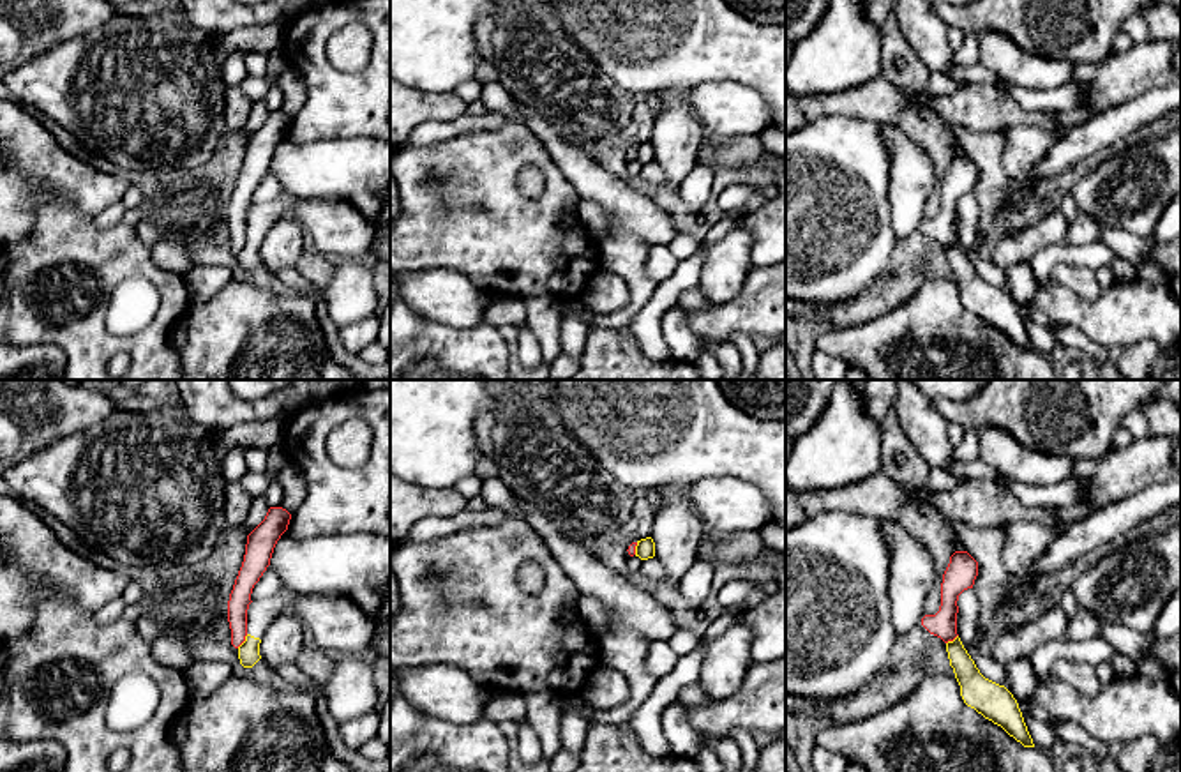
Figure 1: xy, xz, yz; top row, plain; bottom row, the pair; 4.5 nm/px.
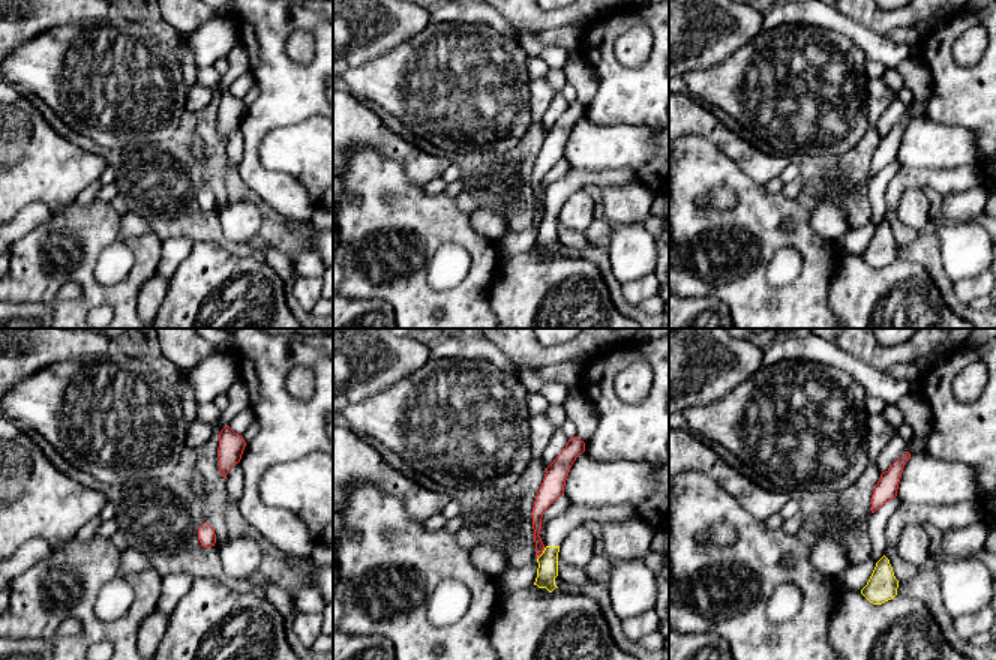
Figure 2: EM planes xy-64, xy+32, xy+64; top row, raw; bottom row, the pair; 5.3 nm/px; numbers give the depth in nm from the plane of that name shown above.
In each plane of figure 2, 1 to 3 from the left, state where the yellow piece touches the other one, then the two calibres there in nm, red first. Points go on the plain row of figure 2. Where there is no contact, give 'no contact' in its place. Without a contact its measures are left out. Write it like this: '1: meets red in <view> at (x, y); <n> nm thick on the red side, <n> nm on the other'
1: no contact
2: meets red in xy+32 at (542, 216); 80 nm thick on the red side, 110 nm on the other
3: no contact

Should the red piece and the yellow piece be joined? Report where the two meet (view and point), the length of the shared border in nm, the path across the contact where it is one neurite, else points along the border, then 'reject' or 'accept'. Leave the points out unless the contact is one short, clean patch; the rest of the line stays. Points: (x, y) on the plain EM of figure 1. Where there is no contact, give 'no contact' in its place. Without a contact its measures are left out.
xy (242, 246) | 80 nm | along xy (248, 239), (237, 251) | reject

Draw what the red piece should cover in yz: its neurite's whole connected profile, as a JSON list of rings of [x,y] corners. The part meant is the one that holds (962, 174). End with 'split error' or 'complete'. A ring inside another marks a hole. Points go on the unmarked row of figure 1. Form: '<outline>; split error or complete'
[[[955,155],[943,178],[941,210],[936,219],[925,219],[921,230],[944,247],[953,246],[957,238],[959,200],[973,193],[978,180],[978,166],[967,155]]]; complete

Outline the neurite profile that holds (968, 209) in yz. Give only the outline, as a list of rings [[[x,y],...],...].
[[[973,193],[964,194],[959,200],[957,210],[960,221],[959,242],[964,253],[967,254],[967,258],[971,260],[976,272],[985,283],[1006,291],[1006,270],[994,267],[990,260],[982,260],[980,253],[973,249],[980,219],[980,208],[974,194]]]

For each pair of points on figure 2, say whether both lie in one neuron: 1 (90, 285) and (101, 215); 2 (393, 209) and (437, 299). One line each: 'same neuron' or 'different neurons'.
1: same neuron
2: same neuron

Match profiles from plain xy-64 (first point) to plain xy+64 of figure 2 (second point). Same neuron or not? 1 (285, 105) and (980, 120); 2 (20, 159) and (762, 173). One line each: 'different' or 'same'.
1: same
2: same

